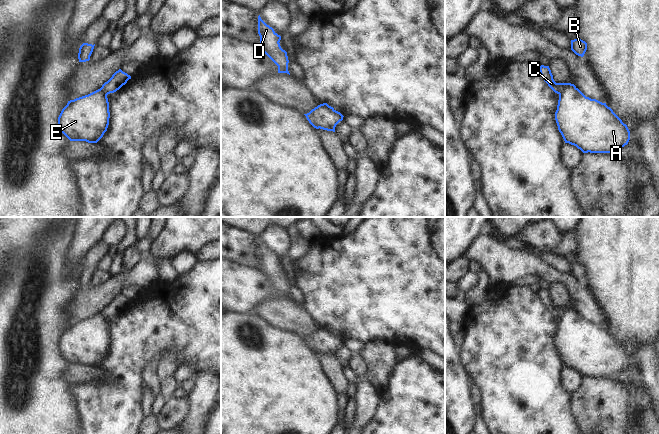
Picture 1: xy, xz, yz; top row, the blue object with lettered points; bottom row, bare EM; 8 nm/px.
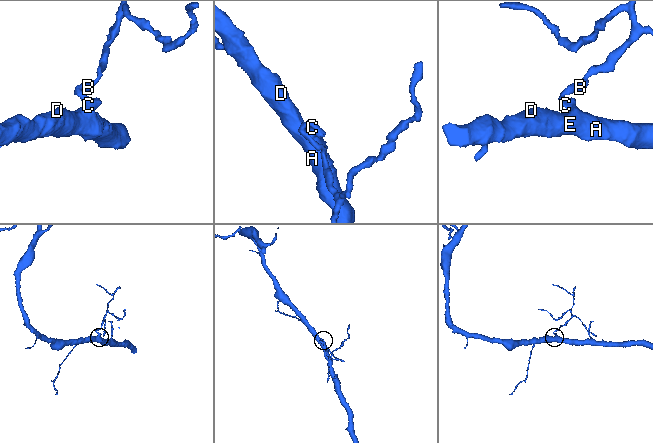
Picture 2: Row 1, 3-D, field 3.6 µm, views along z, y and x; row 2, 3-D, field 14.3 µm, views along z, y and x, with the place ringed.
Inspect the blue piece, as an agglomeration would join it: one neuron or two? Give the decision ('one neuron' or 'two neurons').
two neurons

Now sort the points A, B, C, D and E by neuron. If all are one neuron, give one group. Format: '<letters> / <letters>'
A D E / B C

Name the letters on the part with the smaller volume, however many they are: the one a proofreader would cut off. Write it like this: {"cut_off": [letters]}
{"cut_off": ["B", "C"]}

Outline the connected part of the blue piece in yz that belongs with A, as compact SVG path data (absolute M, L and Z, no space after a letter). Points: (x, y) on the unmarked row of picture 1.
M568 307L567 313L559 318L555 344L565 367L576 370L583 377L613 377L628 368L630 355L613 334L596 323L586 321L574 308Z

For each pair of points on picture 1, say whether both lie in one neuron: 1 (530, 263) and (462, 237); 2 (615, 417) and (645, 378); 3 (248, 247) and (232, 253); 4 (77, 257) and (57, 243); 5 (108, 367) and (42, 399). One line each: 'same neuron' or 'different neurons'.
1: different neurons
2: different neurons
3: same neuron
4: different neurons
5: different neurons

